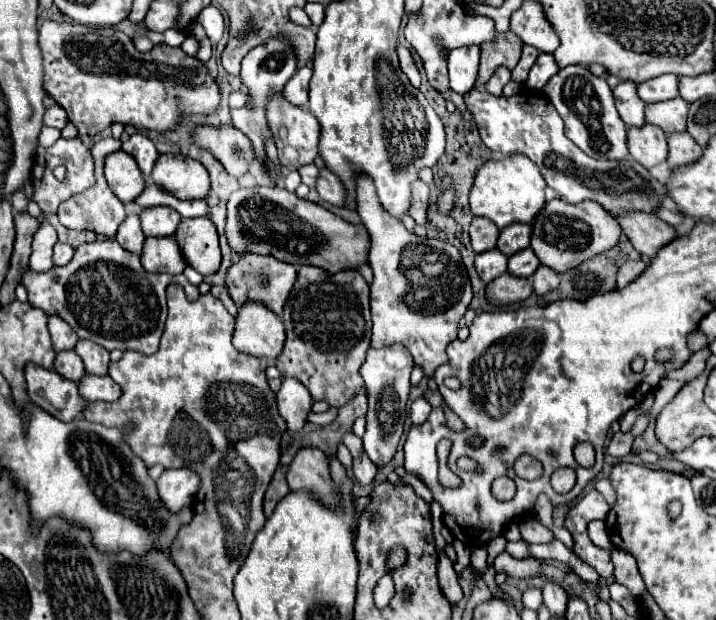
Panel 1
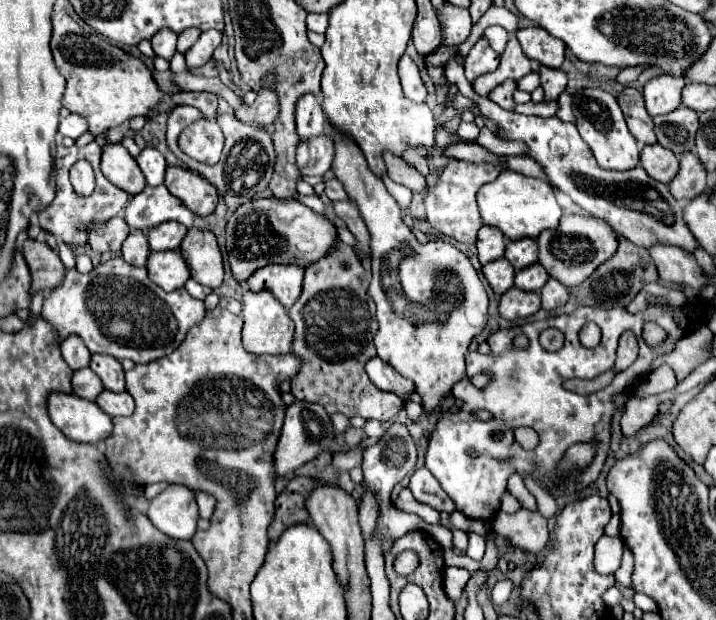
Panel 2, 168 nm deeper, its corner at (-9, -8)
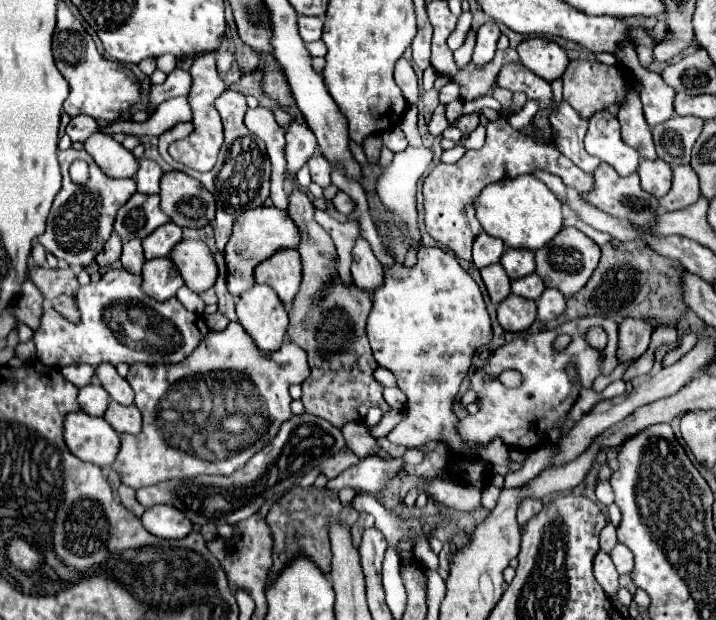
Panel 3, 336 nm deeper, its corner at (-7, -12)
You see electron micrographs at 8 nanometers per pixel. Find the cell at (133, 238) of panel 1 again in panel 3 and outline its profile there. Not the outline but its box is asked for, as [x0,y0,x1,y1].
[122,240,144,274]

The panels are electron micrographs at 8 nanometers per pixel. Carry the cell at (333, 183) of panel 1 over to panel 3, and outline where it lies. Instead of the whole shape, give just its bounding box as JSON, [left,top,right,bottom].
[352,240,384,296]

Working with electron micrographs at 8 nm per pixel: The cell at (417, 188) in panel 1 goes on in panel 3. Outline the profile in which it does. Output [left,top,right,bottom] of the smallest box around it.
[362,134,382,164]

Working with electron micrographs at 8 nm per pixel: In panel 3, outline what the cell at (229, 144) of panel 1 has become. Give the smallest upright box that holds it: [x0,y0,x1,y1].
[160,90,270,252]

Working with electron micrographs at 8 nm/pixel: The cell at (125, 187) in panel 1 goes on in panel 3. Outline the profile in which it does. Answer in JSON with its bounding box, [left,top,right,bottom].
[84,134,138,178]

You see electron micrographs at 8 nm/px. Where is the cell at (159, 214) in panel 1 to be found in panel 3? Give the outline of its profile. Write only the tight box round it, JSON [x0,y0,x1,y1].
[142,222,182,260]

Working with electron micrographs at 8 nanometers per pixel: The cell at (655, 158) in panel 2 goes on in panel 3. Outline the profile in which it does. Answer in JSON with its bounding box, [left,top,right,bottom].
[640,160,672,198]

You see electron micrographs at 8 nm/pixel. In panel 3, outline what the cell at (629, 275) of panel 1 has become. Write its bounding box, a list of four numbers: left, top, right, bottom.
[616,320,652,364]

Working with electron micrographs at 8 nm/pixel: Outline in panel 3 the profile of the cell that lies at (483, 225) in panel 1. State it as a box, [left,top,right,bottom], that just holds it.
[472,232,504,270]

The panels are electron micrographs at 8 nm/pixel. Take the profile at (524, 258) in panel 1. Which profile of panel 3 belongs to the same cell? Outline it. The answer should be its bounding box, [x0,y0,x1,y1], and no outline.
[512,274,544,300]

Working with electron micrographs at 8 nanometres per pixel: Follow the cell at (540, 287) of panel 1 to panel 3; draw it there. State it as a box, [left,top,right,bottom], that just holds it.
[536,288,566,322]

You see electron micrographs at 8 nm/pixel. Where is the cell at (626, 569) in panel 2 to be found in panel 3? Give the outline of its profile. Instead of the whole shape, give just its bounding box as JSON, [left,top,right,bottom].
[610,544,634,574]

